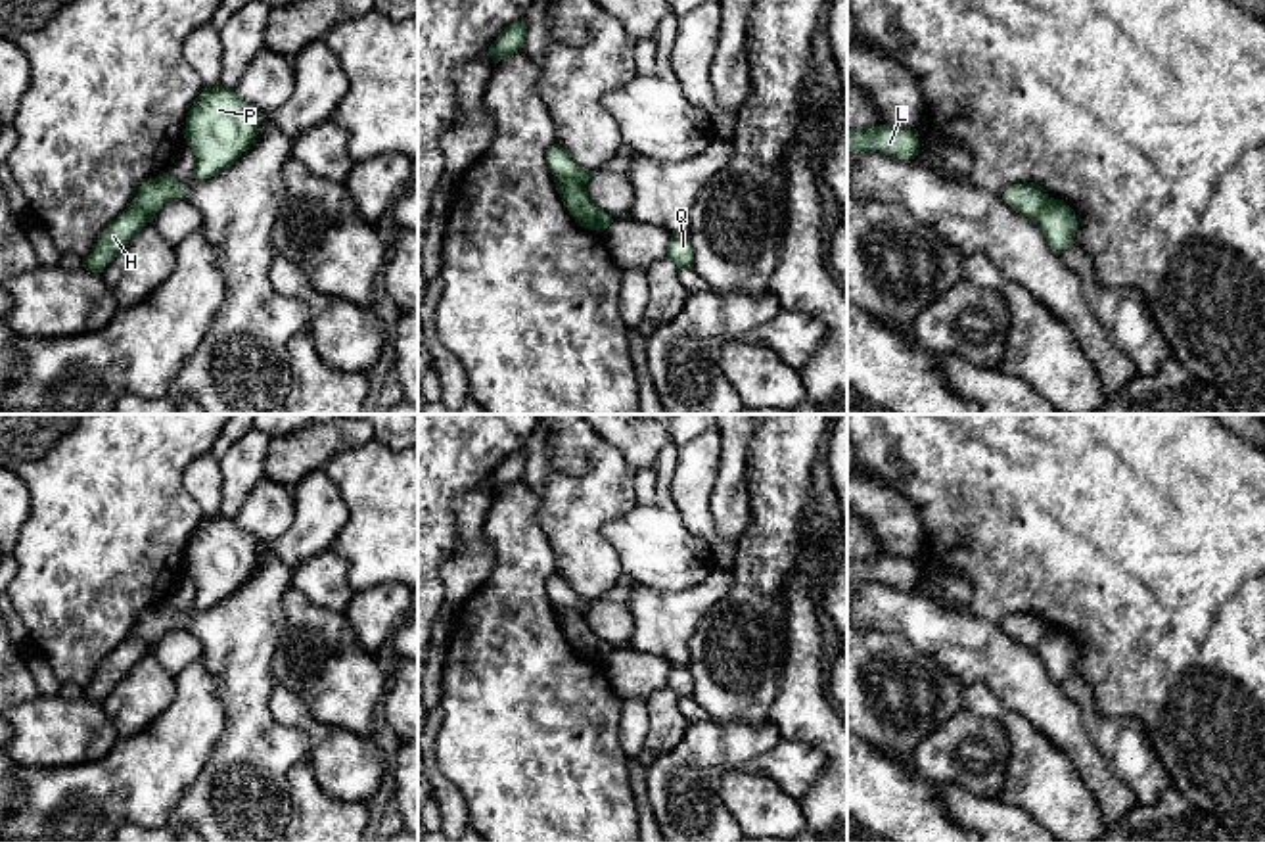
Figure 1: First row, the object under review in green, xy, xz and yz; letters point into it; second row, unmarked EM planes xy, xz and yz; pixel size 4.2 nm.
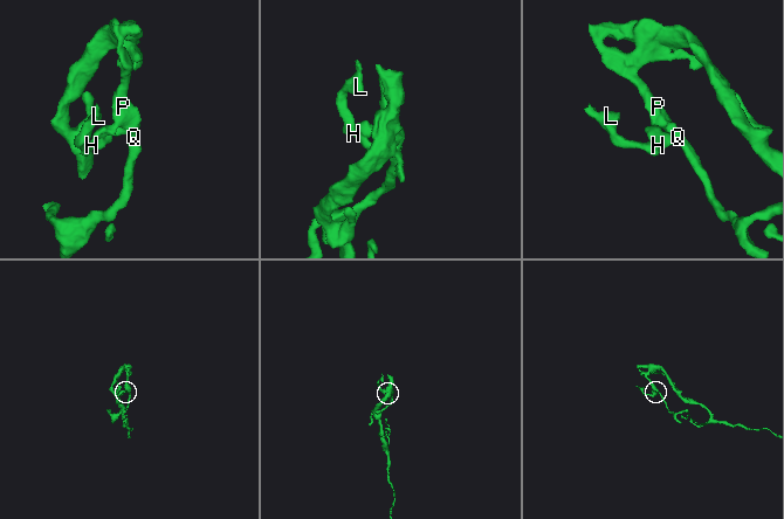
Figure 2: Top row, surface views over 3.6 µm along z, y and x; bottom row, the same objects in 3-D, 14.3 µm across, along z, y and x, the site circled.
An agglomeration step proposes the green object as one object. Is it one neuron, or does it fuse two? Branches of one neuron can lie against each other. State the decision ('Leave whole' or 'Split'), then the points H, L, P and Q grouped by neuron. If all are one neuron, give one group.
Split. Groups: H L / P Q

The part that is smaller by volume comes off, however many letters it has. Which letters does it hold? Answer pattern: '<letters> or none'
H, L

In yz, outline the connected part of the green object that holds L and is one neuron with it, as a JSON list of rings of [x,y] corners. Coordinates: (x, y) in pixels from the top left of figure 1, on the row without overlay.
[[[889,554],[847,560],[847,581],[880,581],[889,587],[914,589],[918,585],[918,568],[912,558],[897,558]]]

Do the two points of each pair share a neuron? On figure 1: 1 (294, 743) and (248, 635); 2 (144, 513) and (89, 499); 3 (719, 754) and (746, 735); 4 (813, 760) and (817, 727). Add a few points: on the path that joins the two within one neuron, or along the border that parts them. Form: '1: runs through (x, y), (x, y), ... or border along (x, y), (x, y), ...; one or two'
1: runs through (259, 739), (248, 722), (248, 670); one
2: runs through (131, 513), (114, 513), (102, 501); one
3: runs through (725, 748), (740, 741); one
4: border along (782, 735), (825, 756), (809, 793); two

